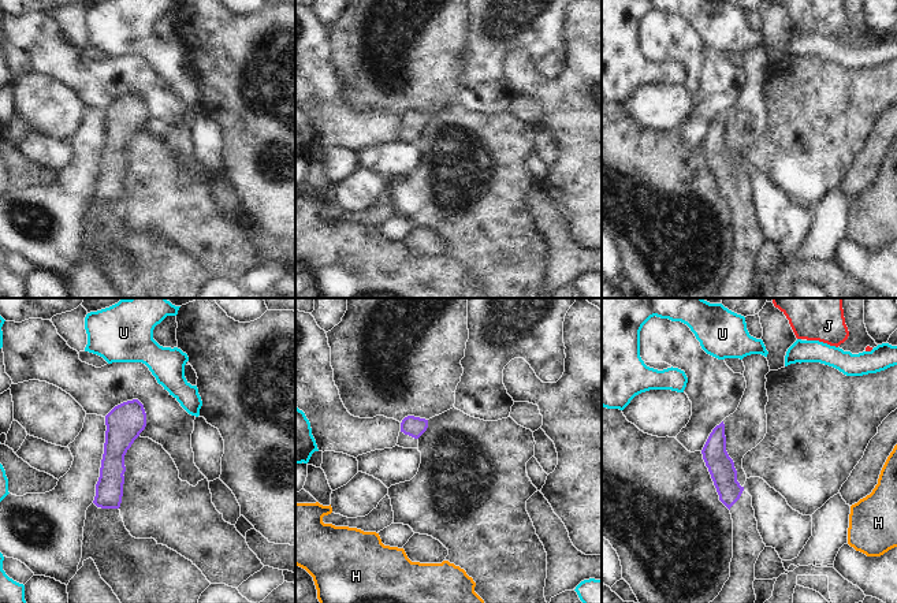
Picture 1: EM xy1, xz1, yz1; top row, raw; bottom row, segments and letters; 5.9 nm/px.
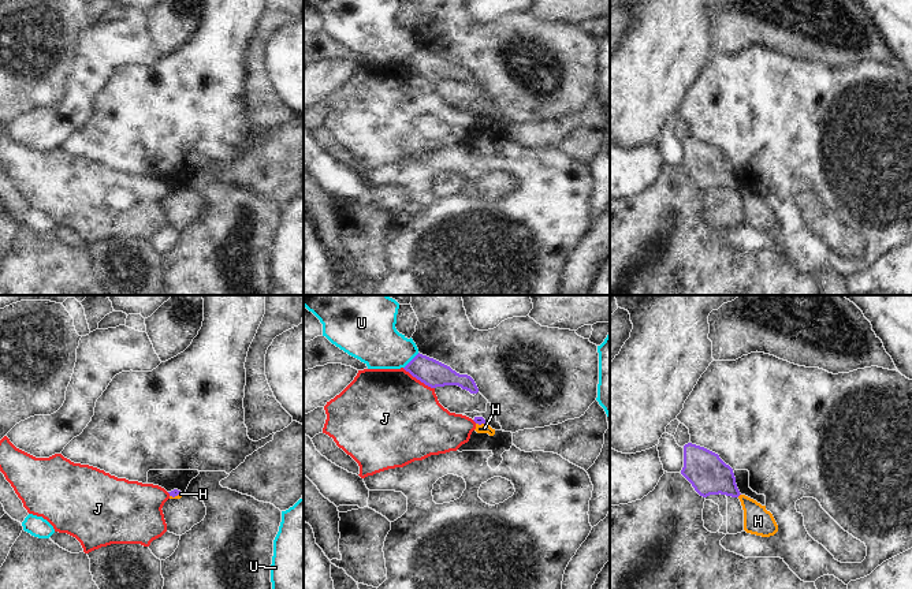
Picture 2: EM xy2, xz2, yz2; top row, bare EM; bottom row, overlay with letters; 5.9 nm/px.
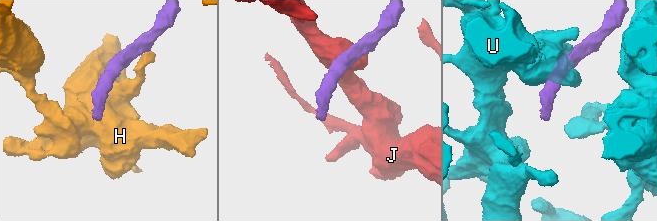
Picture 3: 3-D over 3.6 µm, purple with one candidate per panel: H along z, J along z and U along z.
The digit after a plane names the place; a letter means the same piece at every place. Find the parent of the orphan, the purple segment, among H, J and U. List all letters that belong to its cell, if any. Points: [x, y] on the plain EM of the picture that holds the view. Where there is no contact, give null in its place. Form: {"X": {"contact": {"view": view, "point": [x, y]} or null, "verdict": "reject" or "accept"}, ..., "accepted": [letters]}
{"H": {"contact": {"view": "yz2", "point": [739, 189]}, "verdict": "reject"}, "J": {"contact": {"view": "xz2", "point": [419, 73]}, "verdict": "reject"}, "U": {"contact": {"view": "xz2", "point": [410, 55]}, "verdict": "reject"}, "accepted": []}

